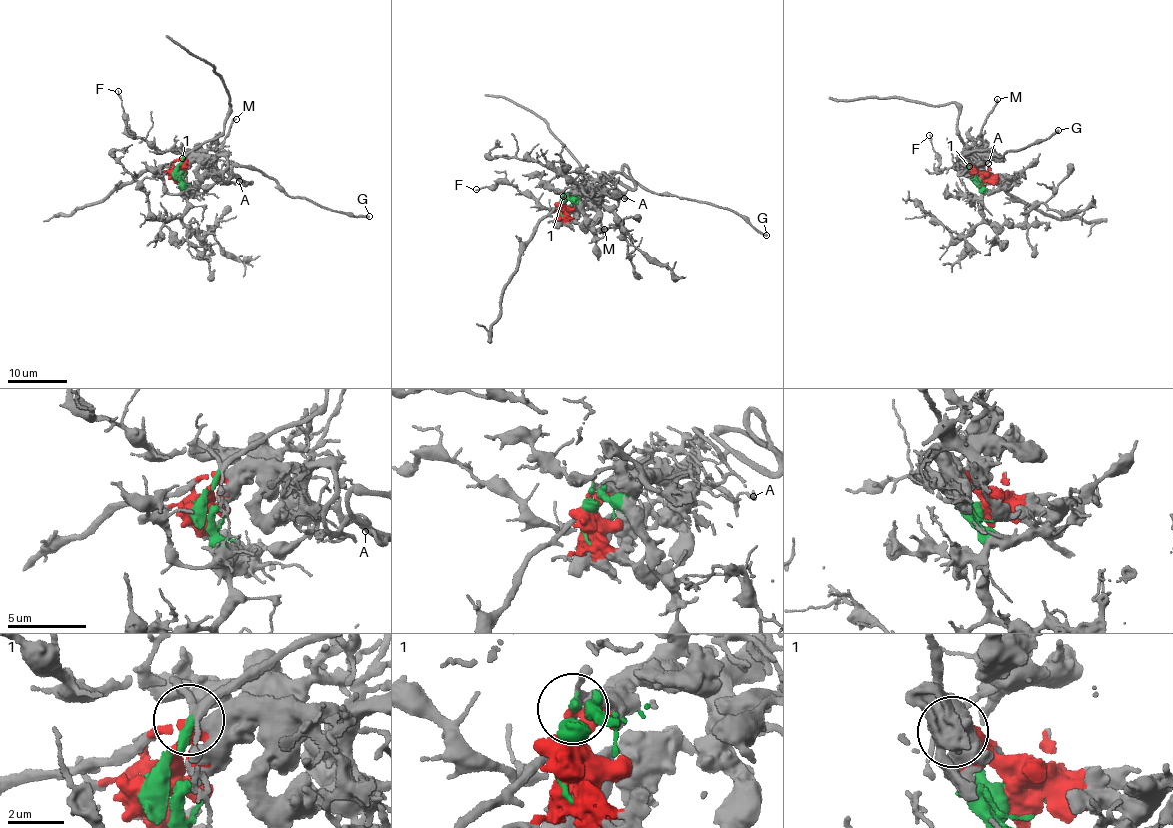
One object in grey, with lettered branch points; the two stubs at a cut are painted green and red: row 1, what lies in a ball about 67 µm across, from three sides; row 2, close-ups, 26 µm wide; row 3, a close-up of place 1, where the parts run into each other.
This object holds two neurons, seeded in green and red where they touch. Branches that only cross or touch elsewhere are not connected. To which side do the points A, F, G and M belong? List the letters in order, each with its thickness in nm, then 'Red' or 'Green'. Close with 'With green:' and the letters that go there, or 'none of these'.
A: Thickness 280 nm. Red
F: Thickness 150 nm. Green
G: Thickness 240 nm. Red
M: Thickness 200 nm. Red
With green: F

